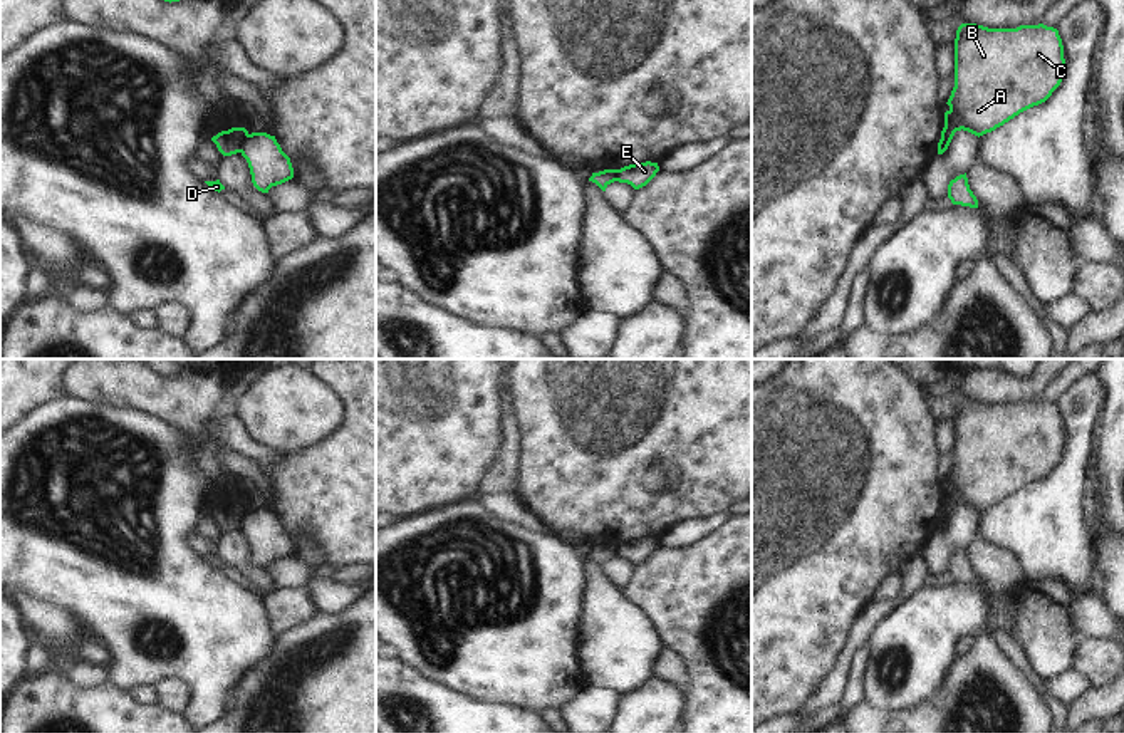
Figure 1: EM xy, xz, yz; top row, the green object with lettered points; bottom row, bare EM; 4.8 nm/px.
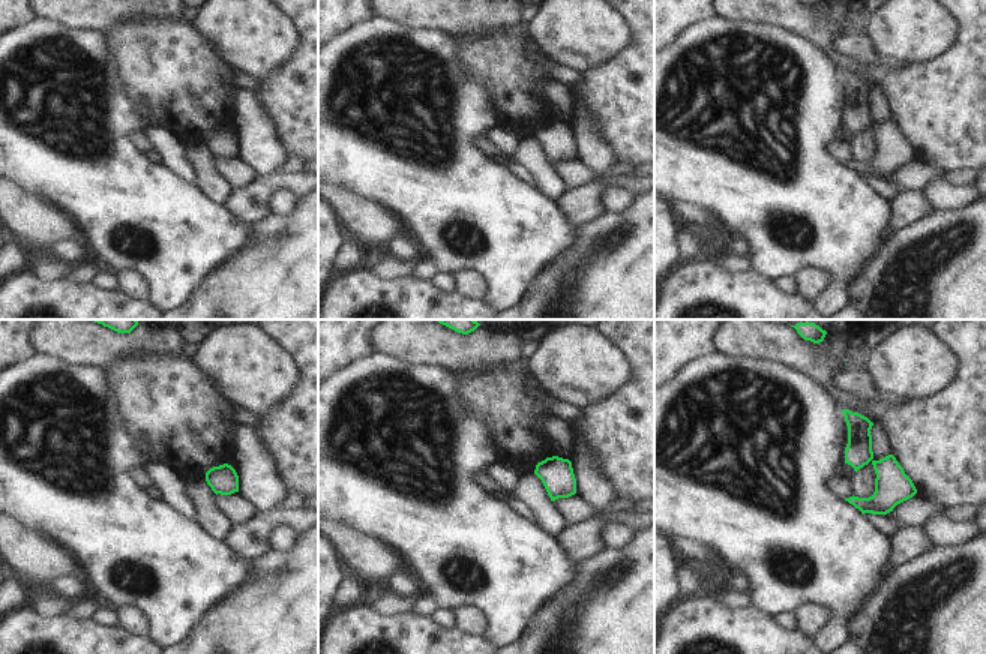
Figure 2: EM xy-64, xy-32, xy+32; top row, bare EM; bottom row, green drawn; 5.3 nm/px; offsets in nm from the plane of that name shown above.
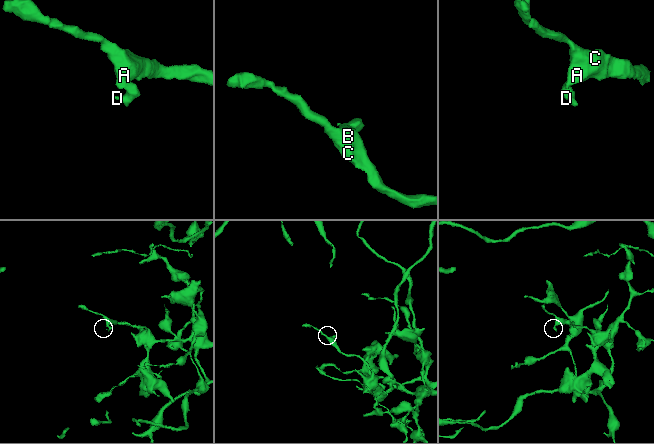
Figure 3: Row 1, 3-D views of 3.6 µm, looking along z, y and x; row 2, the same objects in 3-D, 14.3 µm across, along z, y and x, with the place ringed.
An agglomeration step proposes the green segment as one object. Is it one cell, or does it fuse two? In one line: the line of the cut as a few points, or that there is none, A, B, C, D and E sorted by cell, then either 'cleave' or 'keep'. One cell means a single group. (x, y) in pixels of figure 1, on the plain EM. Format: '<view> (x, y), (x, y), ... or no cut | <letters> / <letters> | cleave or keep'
xy (249, 510), (240, 527) | A B C / D E | cleave

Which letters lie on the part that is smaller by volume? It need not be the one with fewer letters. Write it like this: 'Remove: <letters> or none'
Remove: D, E

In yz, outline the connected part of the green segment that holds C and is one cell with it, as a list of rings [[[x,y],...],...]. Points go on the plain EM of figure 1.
[[[961,399],[955,414],[955,463],[938,528],[956,507],[983,512],[1045,478],[1064,455],[1059,406],[1038,401],[988,404]]]

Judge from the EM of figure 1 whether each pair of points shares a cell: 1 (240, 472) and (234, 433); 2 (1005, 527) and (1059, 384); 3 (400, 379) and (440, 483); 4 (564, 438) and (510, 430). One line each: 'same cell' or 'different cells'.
1: different cells
2: different cells
3: same cell
4: different cells

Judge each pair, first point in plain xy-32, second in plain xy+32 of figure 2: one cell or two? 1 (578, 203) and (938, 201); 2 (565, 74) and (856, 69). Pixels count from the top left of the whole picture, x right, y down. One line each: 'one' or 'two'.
1: two
2: two

